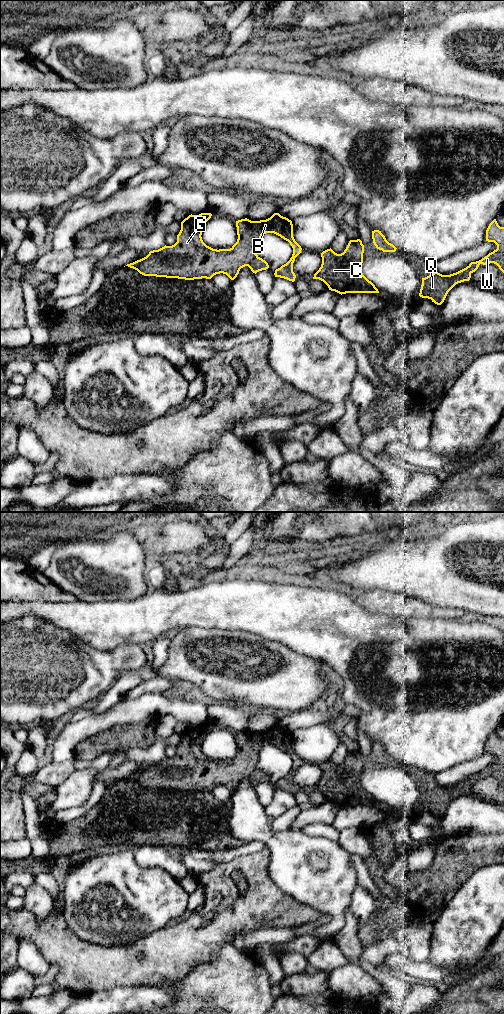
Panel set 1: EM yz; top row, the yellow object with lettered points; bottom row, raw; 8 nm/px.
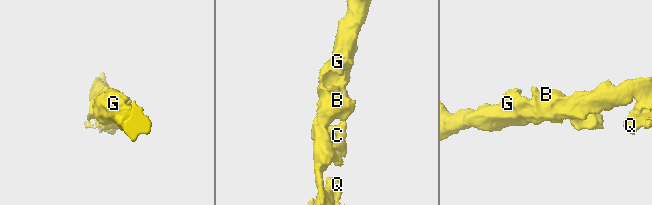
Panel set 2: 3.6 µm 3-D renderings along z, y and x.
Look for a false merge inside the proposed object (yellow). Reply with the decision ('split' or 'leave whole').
leave whole

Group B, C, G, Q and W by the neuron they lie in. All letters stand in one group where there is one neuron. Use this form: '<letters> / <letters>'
B C G Q W

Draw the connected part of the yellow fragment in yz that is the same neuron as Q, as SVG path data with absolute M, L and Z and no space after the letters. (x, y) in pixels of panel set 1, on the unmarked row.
M494 731L486 742L486 753L494 754L497 761L489 765L479 773L471 774L466 780L450 786L442 787L434 782L434 785L422 790L419 808L431 811L437 817L441 817L448 804L458 795L469 793L471 786L475 784L480 776L496 776L504 785L504 739L500 739Z

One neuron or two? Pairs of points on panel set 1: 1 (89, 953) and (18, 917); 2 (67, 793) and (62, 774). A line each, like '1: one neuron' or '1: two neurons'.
1: one neuron
2: two neurons

